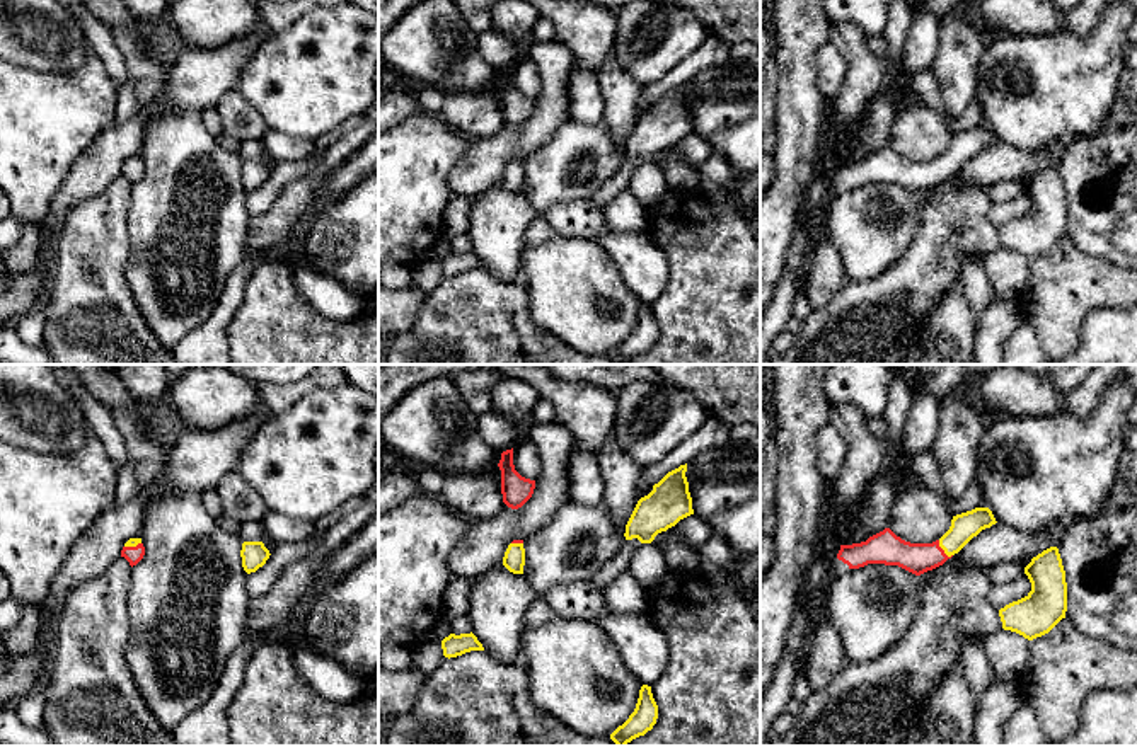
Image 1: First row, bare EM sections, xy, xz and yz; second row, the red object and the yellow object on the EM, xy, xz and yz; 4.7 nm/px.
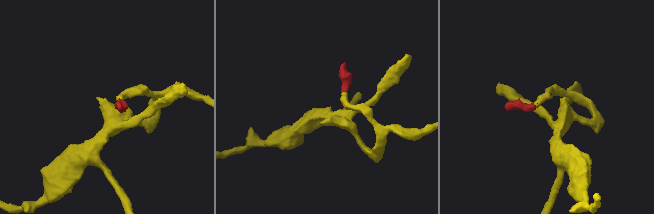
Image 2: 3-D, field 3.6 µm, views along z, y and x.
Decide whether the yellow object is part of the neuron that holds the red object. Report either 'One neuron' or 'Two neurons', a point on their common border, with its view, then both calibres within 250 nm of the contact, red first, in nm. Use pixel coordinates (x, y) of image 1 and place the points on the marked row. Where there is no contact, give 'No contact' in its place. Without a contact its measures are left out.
One neuron. Touches red at yz (941, 549). Thickness 150 nm (red) against 130 nm

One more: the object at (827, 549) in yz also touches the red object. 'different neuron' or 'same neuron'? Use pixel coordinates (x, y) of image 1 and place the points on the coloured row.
different neuron

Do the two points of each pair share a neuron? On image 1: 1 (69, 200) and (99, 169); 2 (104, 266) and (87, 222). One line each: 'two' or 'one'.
1: one
2: one

